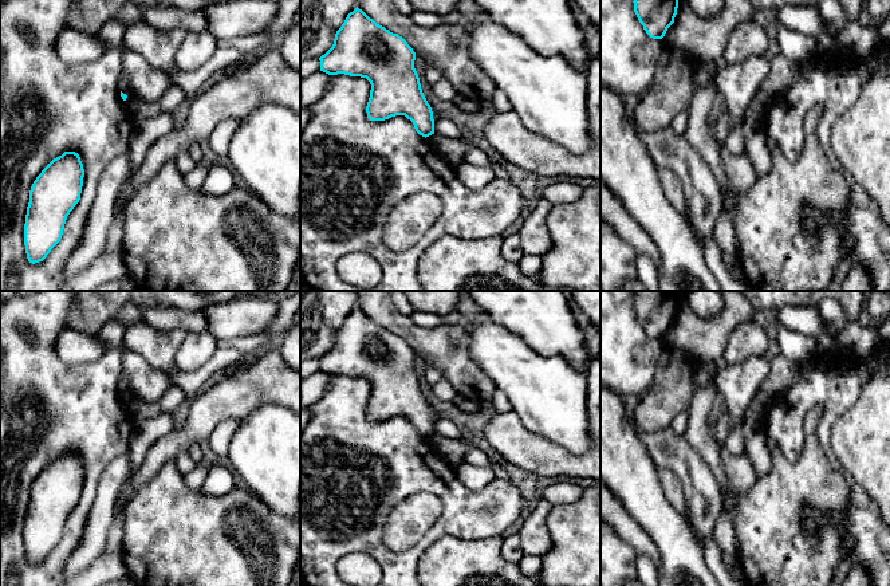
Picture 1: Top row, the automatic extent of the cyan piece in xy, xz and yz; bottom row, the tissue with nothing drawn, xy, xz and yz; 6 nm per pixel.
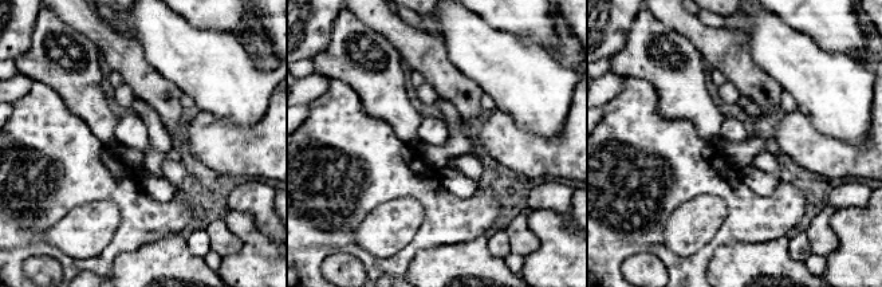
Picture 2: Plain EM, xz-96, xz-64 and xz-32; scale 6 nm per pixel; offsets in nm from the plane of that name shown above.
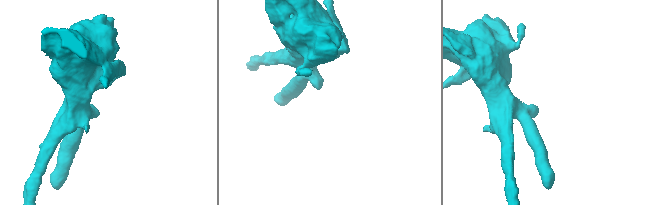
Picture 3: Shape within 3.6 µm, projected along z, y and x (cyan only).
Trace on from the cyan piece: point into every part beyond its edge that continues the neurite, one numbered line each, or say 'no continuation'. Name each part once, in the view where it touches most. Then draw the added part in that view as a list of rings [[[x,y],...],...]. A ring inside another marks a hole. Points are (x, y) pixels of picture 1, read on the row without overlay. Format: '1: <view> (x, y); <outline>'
no continuation

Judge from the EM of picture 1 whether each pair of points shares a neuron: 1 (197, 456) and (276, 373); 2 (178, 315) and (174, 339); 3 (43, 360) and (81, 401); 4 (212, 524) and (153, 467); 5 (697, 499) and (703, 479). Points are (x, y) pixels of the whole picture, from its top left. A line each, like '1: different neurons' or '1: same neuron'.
1: different neurons
2: different neurons
3: same neuron
4: different neurons
5: same neuron

